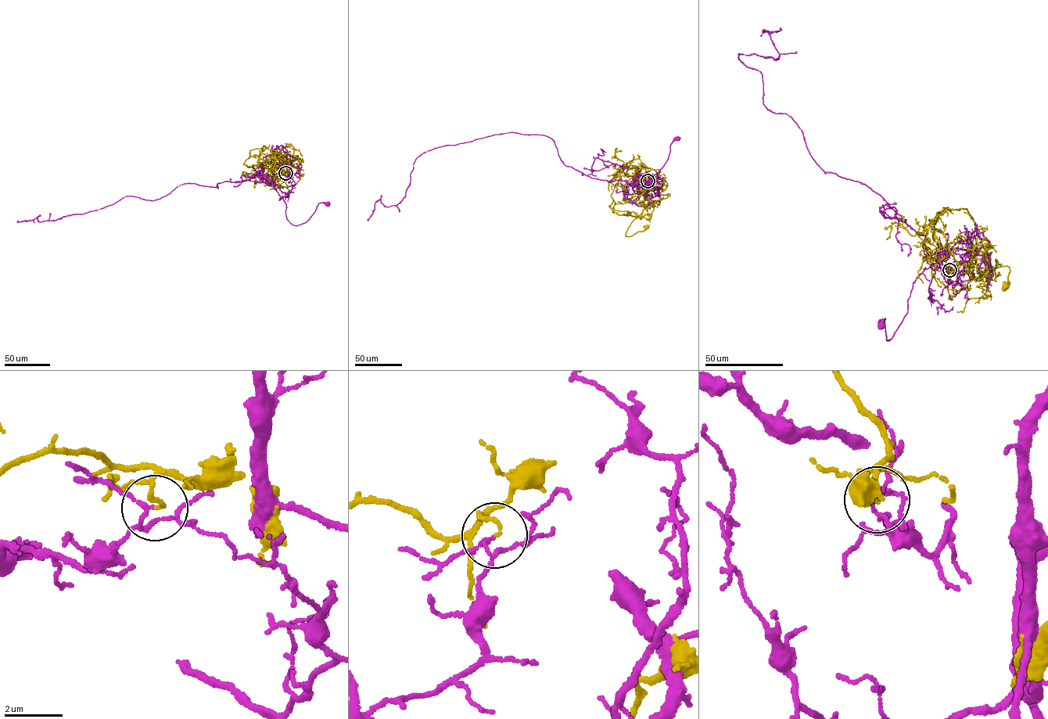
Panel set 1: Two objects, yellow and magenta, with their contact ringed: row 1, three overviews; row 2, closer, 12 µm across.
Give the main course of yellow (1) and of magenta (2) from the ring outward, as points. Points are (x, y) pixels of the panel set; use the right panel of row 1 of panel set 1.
1: (949, 270), (938, 258), (944, 257), (950, 242), (967, 242), (985, 252), (987, 274), (1007, 266), (1006, 285)
2: (949, 270), (952, 272), (949, 267), (924, 268), (913, 282), (907, 313), (889, 340), (885, 319), (882, 325)

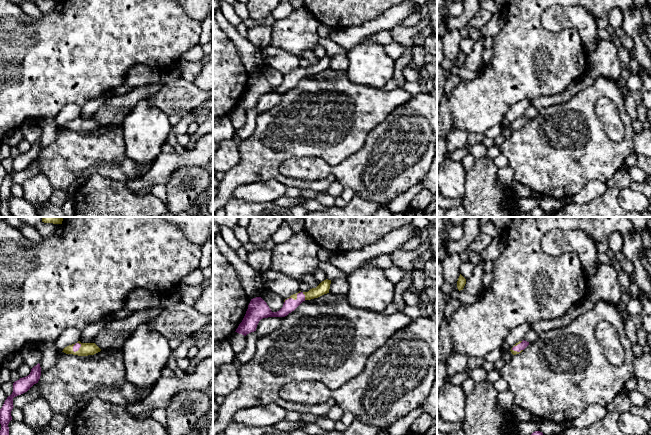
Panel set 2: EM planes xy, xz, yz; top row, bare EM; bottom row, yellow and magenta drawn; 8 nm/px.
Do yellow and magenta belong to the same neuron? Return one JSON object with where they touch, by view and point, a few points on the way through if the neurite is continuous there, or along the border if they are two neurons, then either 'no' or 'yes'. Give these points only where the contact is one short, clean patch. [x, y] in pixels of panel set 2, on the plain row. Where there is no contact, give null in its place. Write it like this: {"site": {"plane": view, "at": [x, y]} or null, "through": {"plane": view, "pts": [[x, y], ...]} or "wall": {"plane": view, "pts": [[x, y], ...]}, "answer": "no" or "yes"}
{"site": {"plane": "xz", "at": [305, 72]}, "answer": "no"}

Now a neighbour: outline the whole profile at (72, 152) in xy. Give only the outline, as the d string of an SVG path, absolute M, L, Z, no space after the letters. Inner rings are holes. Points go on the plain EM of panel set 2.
M117 124L114 129L96 136L65 129L57 134L56 139L49 146L41 150L37 164L30 164L27 168L13 174L13 182L22 185L31 177L43 173L48 178L53 190L65 190L79 179L79 175L84 170L95 166L98 161L120 163L125 156L126 147L122 124Z

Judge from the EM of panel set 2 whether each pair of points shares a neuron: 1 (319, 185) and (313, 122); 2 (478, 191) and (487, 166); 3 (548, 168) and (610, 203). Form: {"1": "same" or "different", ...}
{"1": "same", "2": "same", "3": "different"}

